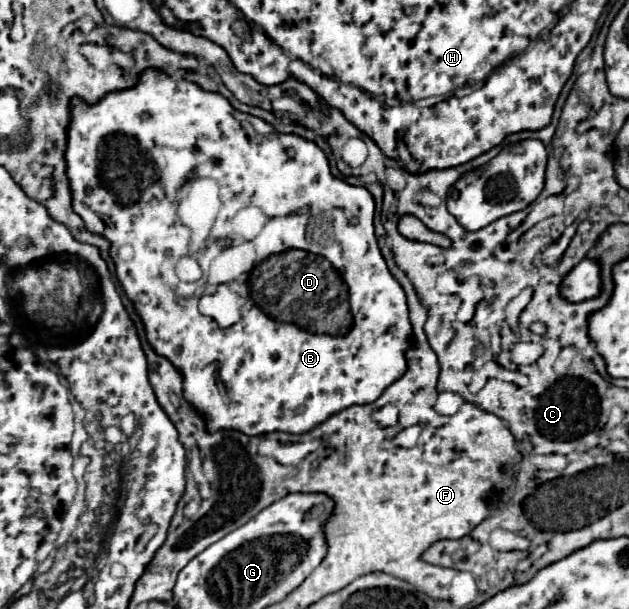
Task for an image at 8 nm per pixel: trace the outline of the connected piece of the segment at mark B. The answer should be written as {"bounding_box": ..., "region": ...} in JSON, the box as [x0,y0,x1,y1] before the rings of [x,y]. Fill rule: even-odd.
{"bounding_box":[66,70,414,436],"region":[[[146,70],[144,74],[140,74],[140,82],[132,88],[132,90],[120,90],[120,92],[116,92],[116,94],[106,94],[98,104],[92,104],[92,106],[88,106],[84,100],[80,100],[80,98],[72,98],[72,126],[68,128],[68,152],[66,152],[66,160],[68,160],[68,170],[66,170],[66,174],[68,174],[68,178],[70,178],[70,188],[72,188],[72,206],[74,206],[74,210],[82,216],[82,220],[84,220],[84,224],[86,224],[86,228],[88,230],[92,230],[94,234],[102,234],[102,236],[106,236],[110,242],[112,242],[112,260],[114,260],[114,264],[116,264],[116,276],[118,276],[118,280],[120,280],[120,284],[122,284],[122,288],[124,288],[124,292],[126,292],[126,296],[134,302],[134,306],[136,306],[136,310],[138,310],[138,314],[142,316],[142,320],[144,320],[144,326],[146,326],[146,336],[148,336],[148,342],[150,342],[150,346],[160,354],[160,356],[166,356],[176,368],[180,368],[182,370],[182,376],[184,376],[184,396],[186,396],[186,400],[192,404],[192,406],[196,406],[204,416],[206,416],[206,426],[208,426],[208,430],[222,430],[222,428],[232,428],[232,430],[240,430],[240,432],[244,432],[244,434],[248,434],[248,436],[262,436],[262,434],[268,434],[268,432],[274,432],[274,430],[282,430],[282,432],[290,432],[290,434],[302,434],[302,432],[308,432],[308,430],[312,430],[314,426],[318,426],[318,424],[322,424],[328,416],[332,416],[332,414],[336,414],[336,412],[340,412],[340,410],[344,410],[344,408],[348,408],[348,406],[354,406],[354,404],[370,404],[370,402],[374,402],[376,398],[380,398],[380,394],[392,384],[392,382],[396,382],[398,378],[402,378],[402,374],[408,370],[408,360],[406,360],[406,350],[410,350],[410,348],[414,348],[414,338],[412,338],[412,324],[410,324],[410,318],[408,318],[408,304],[406,304],[406,294],[404,294],[404,290],[402,290],[402,286],[396,282],[396,278],[390,274],[390,270],[388,270],[388,266],[386,266],[386,260],[384,260],[384,256],[382,256],[382,252],[380,252],[380,248],[378,248],[378,242],[376,242],[376,236],[374,236],[374,198],[372,198],[372,194],[366,190],[366,188],[362,188],[362,186],[350,186],[350,184],[346,184],[344,180],[340,180],[340,178],[334,178],[332,176],[332,172],[330,172],[330,166],[328,166],[328,160],[326,160],[326,156],[324,156],[324,152],[314,144],[314,142],[308,142],[308,140],[304,140],[304,138],[300,138],[300,136],[294,136],[294,134],[280,134],[280,132],[276,132],[268,122],[264,122],[262,118],[256,118],[256,116],[250,116],[250,114],[244,114],[244,112],[238,112],[238,110],[234,110],[232,106],[230,106],[230,102],[224,98],[224,96],[220,96],[220,94],[216,94],[216,92],[206,92],[206,90],[202,90],[200,86],[196,86],[194,82],[188,82],[188,80],[172,80],[170,76],[166,76],[166,74],[160,74],[160,70]],[[248,204],[254,204],[254,206],[260,206],[262,210],[264,210],[264,214],[266,214],[266,218],[268,218],[268,222],[266,222],[266,226],[264,226],[264,230],[254,238],[254,246],[256,246],[256,254],[258,254],[258,262],[256,262],[256,266],[260,264],[260,260],[264,260],[264,258],[268,258],[270,254],[278,254],[278,252],[284,252],[284,250],[290,250],[290,248],[300,248],[300,250],[306,250],[306,252],[312,252],[312,254],[320,254],[320,256],[324,256],[324,258],[328,258],[330,262],[332,262],[332,266],[336,268],[336,272],[344,278],[344,282],[348,284],[348,292],[350,292],[350,306],[352,306],[352,314],[354,314],[354,328],[352,328],[352,332],[350,334],[346,334],[346,336],[342,336],[342,338],[336,338],[336,336],[320,336],[320,334],[306,334],[304,330],[300,330],[298,326],[294,326],[294,324],[284,324],[284,322],[276,322],[276,320],[272,320],[272,318],[268,318],[266,314],[262,314],[250,300],[242,306],[242,312],[240,312],[240,322],[236,322],[236,324],[232,324],[230,328],[220,328],[218,324],[216,324],[216,320],[212,320],[210,316],[202,316],[200,314],[200,310],[198,310],[198,300],[202,298],[202,296],[206,296],[206,294],[214,294],[216,292],[216,288],[218,288],[218,284],[206,284],[206,286],[194,286],[194,284],[186,284],[186,282],[180,282],[178,280],[178,276],[176,276],[176,265],[180,258],[185,257],[186,255],[190,255],[192,252],[202,252],[205,244],[208,243],[210,246],[214,246],[214,242],[218,242],[218,240],[232,240],[234,236],[232,236],[232,232],[230,232],[230,218],[232,218],[232,214],[236,212],[236,210],[240,210],[240,208],[244,208],[244,206],[248,206]],[[102,216],[110,216],[110,220],[114,222],[114,224],[110,224],[110,222],[104,222],[104,218]],[[186,238],[188,238],[188,244],[184,244],[184,246],[188,246],[186,250],[190,252],[190,254],[186,254],[184,252],[184,246],[182,246],[182,242],[186,242]],[[122,246],[128,246],[128,260],[124,260],[122,258],[122,254],[120,254],[120,248]]]}

